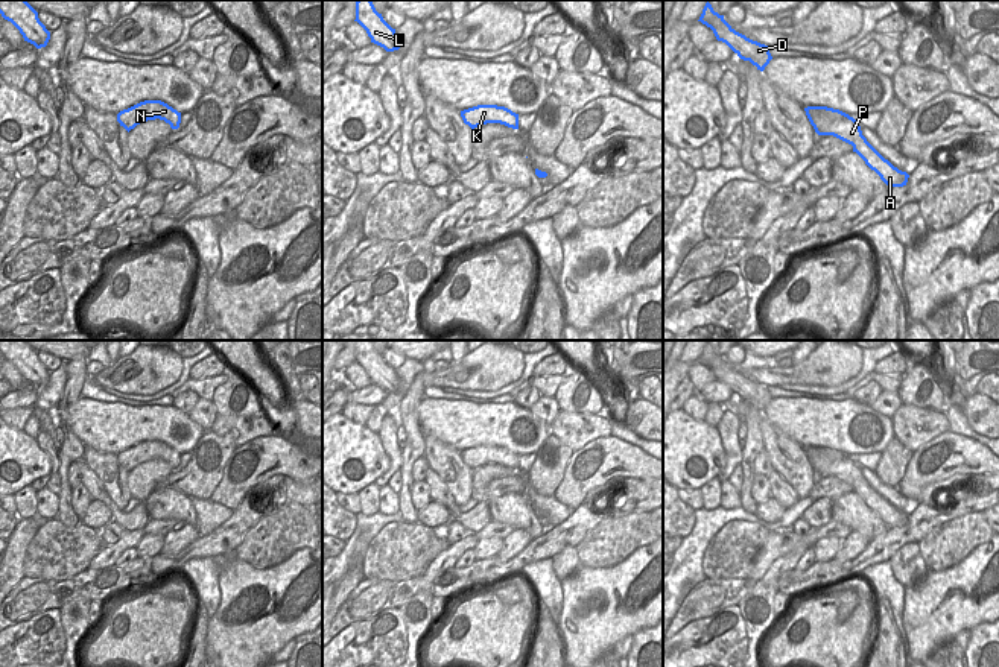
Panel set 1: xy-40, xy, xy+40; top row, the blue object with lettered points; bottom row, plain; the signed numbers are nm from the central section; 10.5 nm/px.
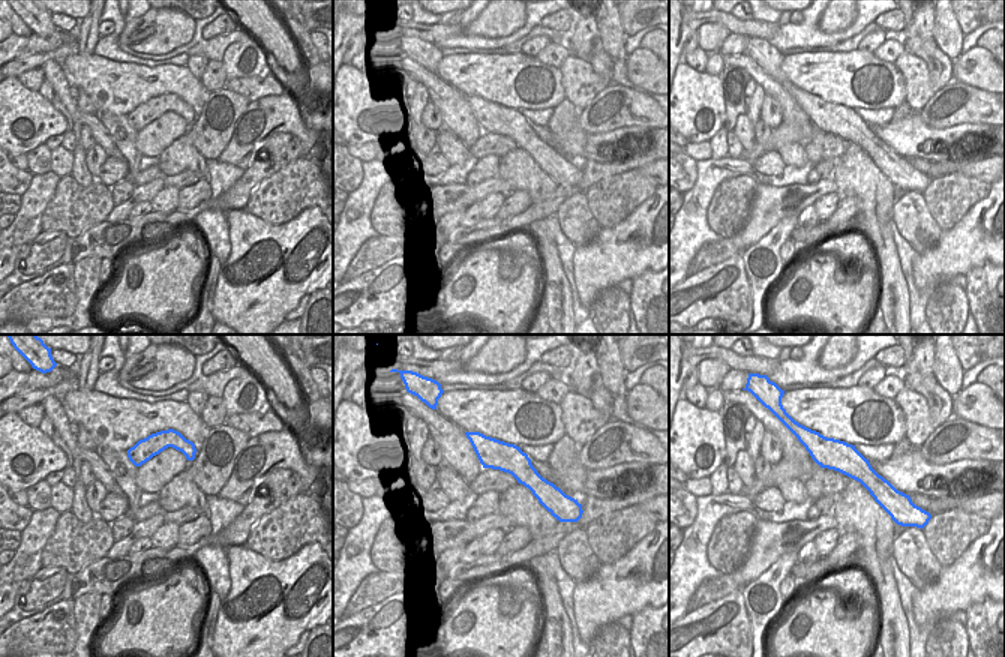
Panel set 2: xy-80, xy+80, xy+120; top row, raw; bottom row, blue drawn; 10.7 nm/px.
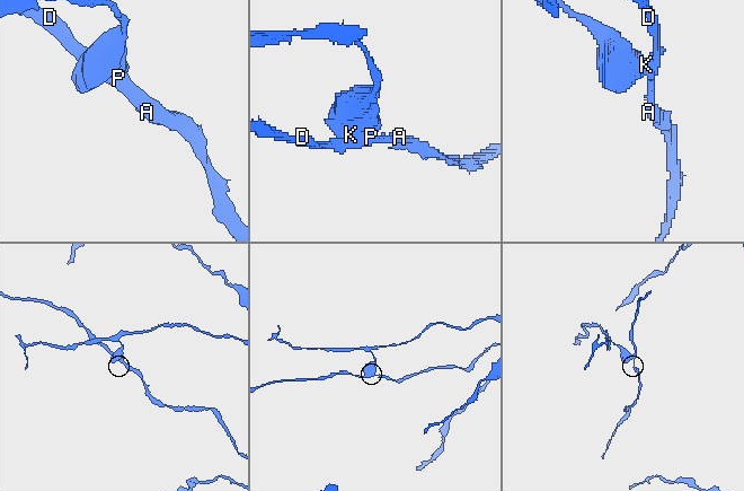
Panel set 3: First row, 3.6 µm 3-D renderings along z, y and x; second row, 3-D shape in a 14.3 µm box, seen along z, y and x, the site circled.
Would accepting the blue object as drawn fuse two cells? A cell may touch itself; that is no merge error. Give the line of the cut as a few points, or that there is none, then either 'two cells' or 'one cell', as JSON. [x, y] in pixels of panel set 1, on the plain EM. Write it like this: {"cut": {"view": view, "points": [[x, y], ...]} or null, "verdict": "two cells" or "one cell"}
{"cut": {"view": "xy+40", "points": [[847, 455], [838, 459], [815, 458], [811, 464]]}, "verdict": "two cells"}

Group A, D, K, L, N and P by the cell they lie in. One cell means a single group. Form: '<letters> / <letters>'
A D L P / K N

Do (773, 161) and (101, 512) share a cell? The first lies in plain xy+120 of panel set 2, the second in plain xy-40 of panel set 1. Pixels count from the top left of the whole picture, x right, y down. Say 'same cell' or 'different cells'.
same cell

